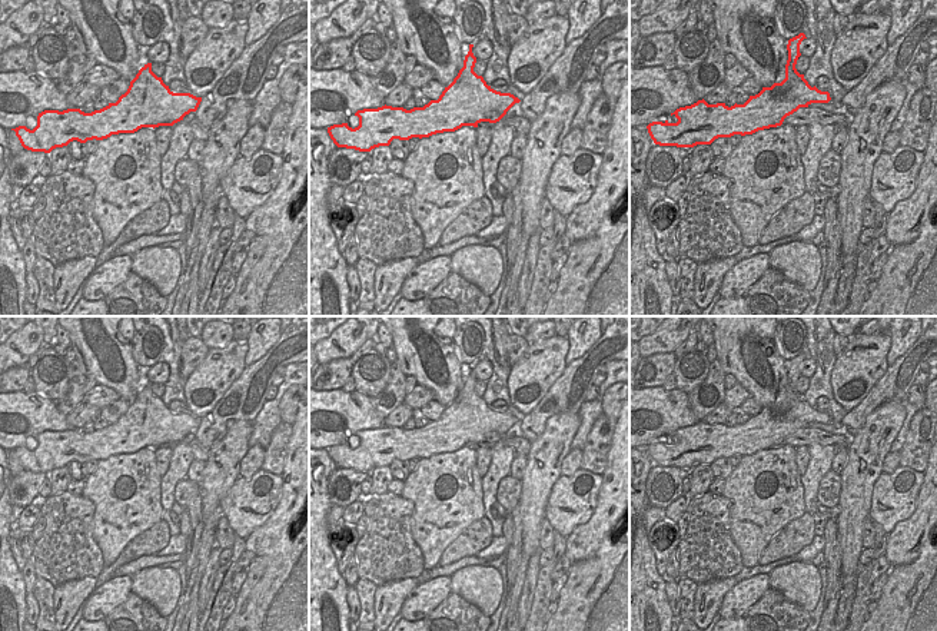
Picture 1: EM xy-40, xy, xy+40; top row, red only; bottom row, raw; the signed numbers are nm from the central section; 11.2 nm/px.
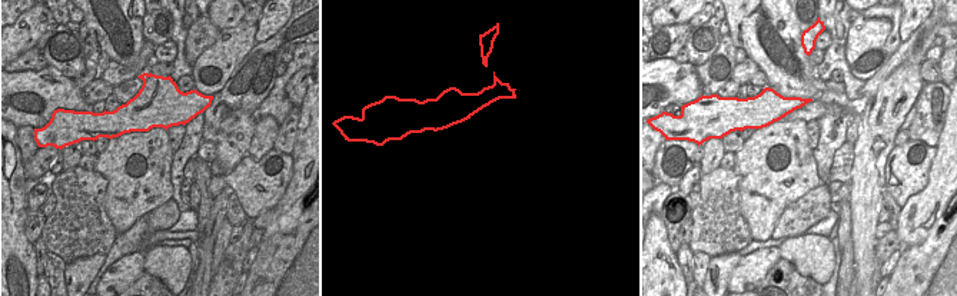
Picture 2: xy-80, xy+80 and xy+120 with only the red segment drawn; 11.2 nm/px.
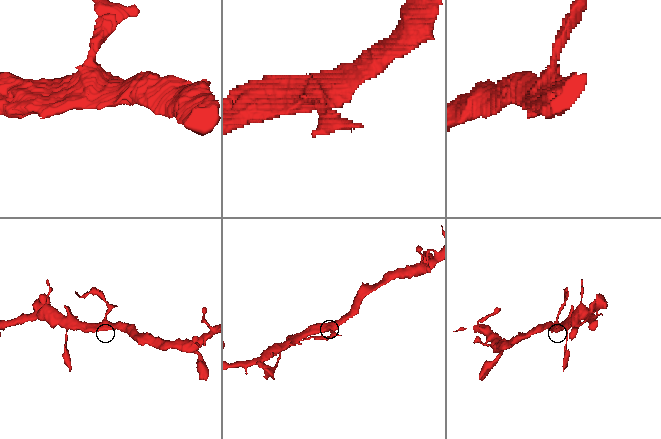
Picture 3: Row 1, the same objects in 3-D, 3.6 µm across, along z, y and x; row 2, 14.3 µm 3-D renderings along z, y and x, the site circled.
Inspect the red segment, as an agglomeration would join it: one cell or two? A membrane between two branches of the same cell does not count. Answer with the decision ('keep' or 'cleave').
cleave

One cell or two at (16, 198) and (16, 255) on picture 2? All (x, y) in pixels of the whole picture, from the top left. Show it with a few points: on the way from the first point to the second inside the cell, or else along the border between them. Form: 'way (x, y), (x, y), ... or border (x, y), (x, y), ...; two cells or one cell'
way (15, 212), (15, 240); one cell

